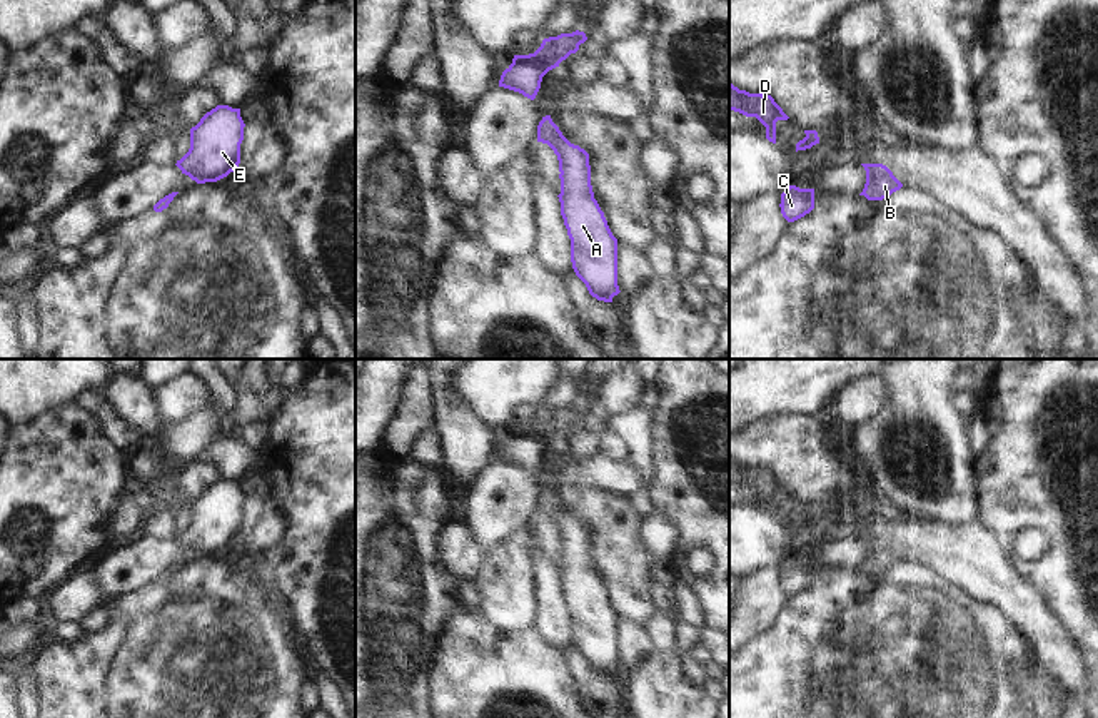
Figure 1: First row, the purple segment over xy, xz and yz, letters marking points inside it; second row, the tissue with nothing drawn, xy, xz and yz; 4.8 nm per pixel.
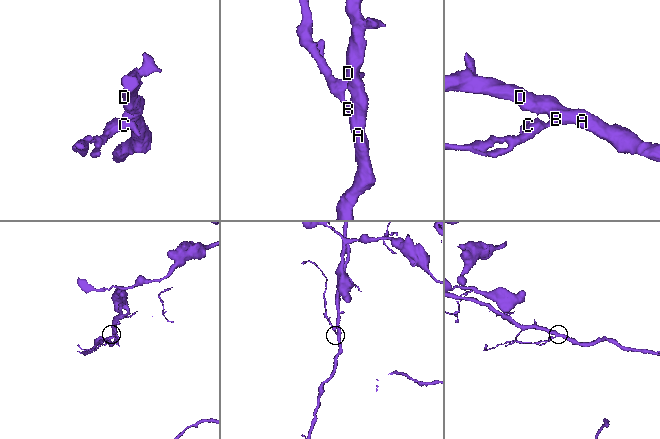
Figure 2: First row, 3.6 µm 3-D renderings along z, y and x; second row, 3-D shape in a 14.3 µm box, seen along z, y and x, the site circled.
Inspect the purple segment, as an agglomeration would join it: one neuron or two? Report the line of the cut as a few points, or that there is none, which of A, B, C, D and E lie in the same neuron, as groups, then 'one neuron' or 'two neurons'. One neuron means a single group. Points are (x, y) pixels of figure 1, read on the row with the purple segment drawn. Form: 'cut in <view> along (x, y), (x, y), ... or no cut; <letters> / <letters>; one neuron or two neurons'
no cut; A B C D E; one neuron

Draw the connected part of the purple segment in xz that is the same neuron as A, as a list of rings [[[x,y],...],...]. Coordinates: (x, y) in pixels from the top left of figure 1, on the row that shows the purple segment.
[[[551,115],[537,125],[537,142],[547,144],[559,160],[561,215],[571,239],[571,262],[576,276],[597,301],[617,296],[617,239],[594,199],[589,154],[571,144]]]

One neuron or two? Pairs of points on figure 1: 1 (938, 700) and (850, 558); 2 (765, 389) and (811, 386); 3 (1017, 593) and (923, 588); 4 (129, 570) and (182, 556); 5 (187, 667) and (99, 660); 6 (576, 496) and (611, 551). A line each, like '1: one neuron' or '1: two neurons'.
1: two neurons
2: one neuron
3: two neurons
4: one neuron
5: one neuron
6: one neuron

